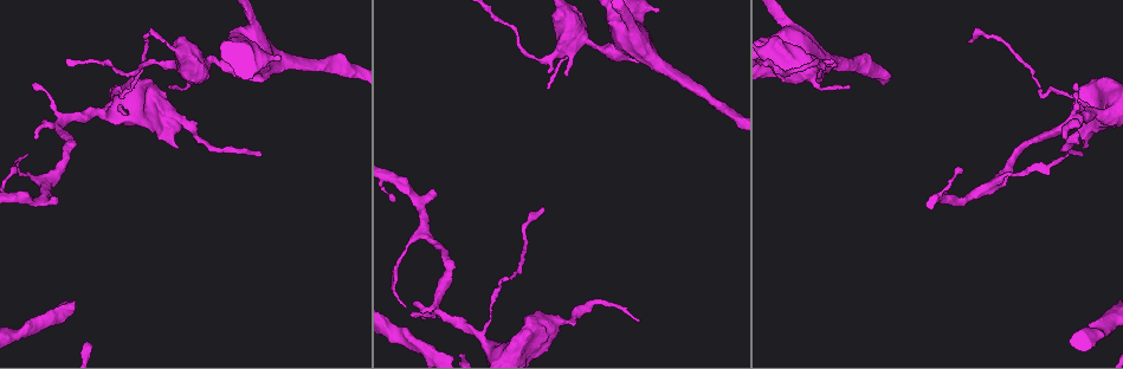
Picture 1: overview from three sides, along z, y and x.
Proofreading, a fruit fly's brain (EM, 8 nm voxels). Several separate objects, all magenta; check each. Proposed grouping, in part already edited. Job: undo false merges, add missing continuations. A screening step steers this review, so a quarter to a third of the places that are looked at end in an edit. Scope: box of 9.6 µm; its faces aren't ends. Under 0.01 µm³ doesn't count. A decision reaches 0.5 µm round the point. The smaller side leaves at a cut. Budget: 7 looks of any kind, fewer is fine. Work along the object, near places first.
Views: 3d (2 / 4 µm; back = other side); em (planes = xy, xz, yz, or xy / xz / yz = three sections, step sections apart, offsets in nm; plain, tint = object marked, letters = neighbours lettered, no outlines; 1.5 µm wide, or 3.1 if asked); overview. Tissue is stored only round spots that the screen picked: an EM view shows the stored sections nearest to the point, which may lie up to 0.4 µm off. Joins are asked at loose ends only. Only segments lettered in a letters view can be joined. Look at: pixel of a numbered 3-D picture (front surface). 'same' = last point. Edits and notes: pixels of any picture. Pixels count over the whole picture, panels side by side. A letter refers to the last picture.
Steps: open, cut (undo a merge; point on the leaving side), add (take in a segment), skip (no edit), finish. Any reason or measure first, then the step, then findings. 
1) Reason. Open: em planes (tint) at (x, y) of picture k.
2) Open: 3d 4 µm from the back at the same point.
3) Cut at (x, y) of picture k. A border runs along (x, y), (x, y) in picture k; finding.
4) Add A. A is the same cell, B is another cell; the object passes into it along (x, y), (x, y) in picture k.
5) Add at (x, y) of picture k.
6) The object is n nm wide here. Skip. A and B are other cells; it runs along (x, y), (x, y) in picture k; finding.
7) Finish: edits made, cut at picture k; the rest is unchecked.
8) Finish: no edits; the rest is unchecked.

Open: em xz step 4 (letters) at (543, 208) of picture 1.

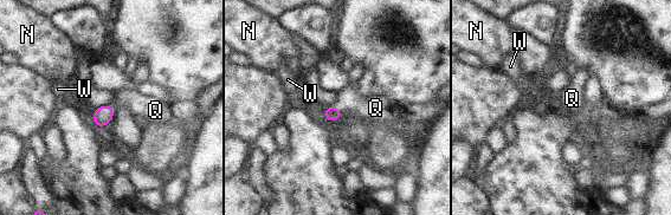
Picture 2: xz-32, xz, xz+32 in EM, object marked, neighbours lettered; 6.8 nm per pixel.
Add Q. Q is the same cell, N and W are other cells; the object passes into it along (331, 113), (336, 109), (347, 99) in picture 2; it goes on there.

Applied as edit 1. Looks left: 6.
Thick end. Open: em yz step 8 (letters) at (177, 147) of picture 1.

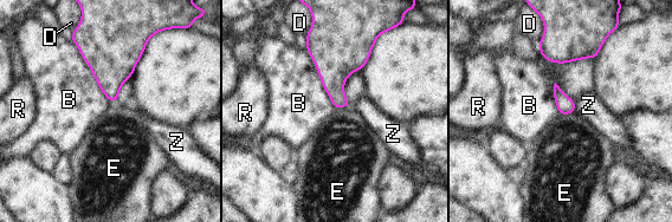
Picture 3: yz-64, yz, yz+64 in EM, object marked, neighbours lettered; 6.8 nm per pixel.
Open: em planes (letters) at the same point.

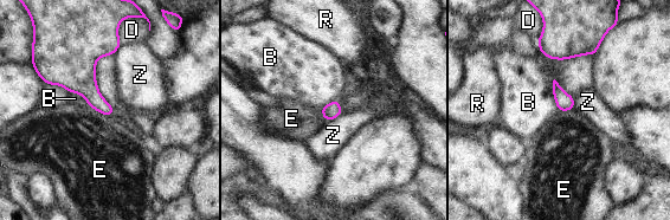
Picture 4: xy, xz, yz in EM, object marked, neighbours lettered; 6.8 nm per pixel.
Skip. B, D, E, R and Z are other cells; a border runs along (94, 109), (110, 116) in picture 4; no lettered segment goes on from it.

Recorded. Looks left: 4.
Finish: edits made, add at picture 2; the rest is unchecked.

